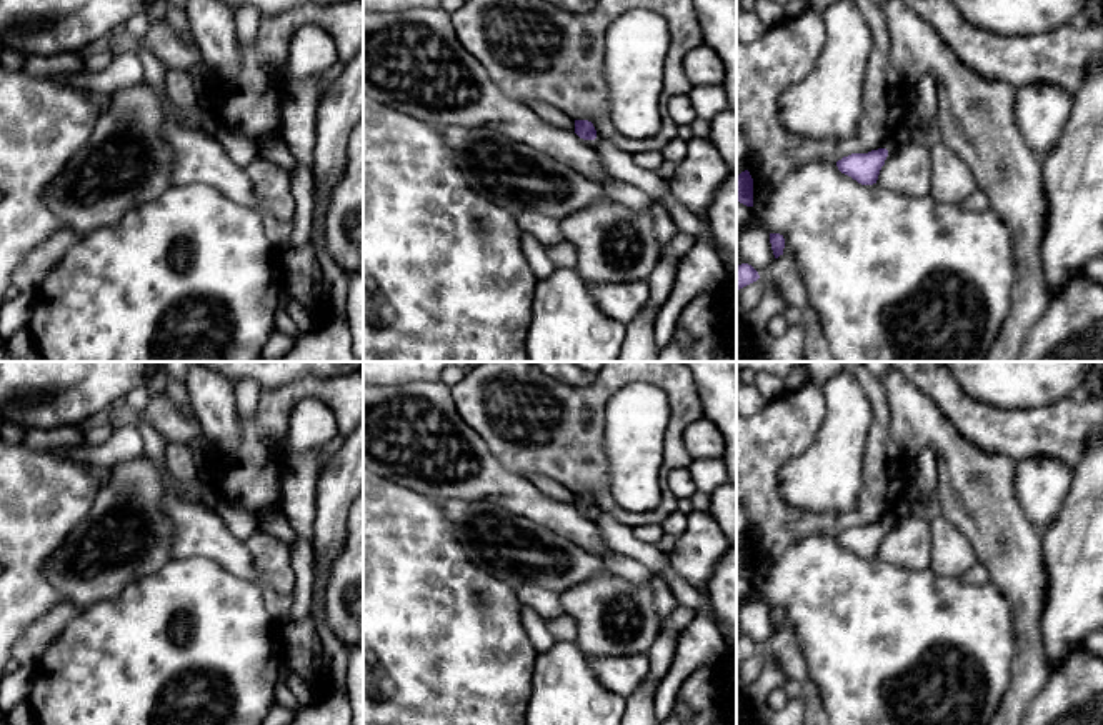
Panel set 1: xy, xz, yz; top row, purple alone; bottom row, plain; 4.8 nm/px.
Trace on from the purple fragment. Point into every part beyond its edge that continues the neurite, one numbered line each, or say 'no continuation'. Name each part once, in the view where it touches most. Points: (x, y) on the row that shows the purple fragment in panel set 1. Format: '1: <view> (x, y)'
no continuation

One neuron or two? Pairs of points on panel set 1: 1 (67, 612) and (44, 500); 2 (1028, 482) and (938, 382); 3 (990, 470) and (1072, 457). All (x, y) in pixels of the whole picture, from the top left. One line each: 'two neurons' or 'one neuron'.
1: two neurons
2: two neurons
3: two neurons

